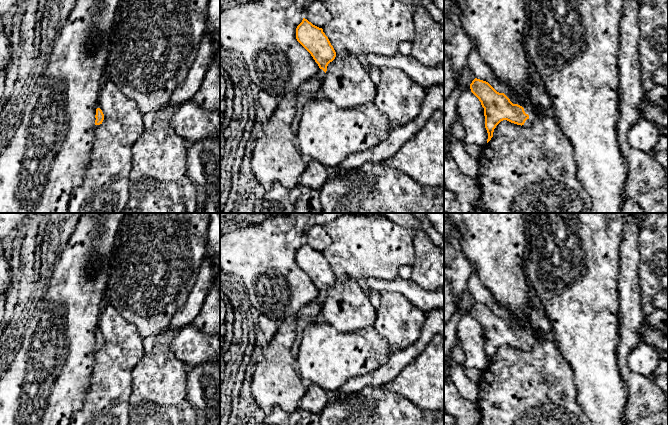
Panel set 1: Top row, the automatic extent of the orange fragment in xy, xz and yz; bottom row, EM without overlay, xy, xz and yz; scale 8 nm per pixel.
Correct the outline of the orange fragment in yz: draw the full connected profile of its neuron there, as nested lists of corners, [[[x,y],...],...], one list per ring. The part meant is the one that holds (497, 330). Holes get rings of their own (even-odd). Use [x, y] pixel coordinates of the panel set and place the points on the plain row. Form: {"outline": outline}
{"outline": [[[475,302],[470,308],[470,313],[484,332],[487,367],[493,361],[496,350],[503,344],[526,351],[535,345],[535,336],[531,329],[522,331],[513,328],[504,317],[497,316],[486,305]]]}

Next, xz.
{"outline": [[[303,242],[296,252],[297,265],[311,278],[320,294],[315,302],[323,304],[326,300],[327,290],[336,281],[336,276],[328,261],[319,252]]]}

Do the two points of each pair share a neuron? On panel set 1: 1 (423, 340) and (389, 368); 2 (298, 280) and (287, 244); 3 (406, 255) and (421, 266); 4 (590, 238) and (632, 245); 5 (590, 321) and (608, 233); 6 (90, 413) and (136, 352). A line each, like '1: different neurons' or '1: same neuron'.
1: same neuron
2: same neuron
3: different neurons
4: different neurons
5: same neuron
6: same neuron

